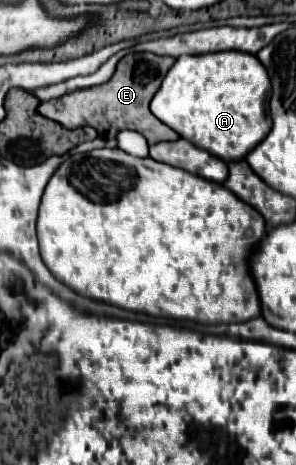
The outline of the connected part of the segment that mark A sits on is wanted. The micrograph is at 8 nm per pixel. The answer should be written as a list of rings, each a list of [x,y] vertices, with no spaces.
[[[217,51],[185,55],[165,75],[151,101],[151,111],[193,145],[207,149],[223,161],[241,161],[271,129],[267,113],[269,89],[269,75],[251,53]]]

